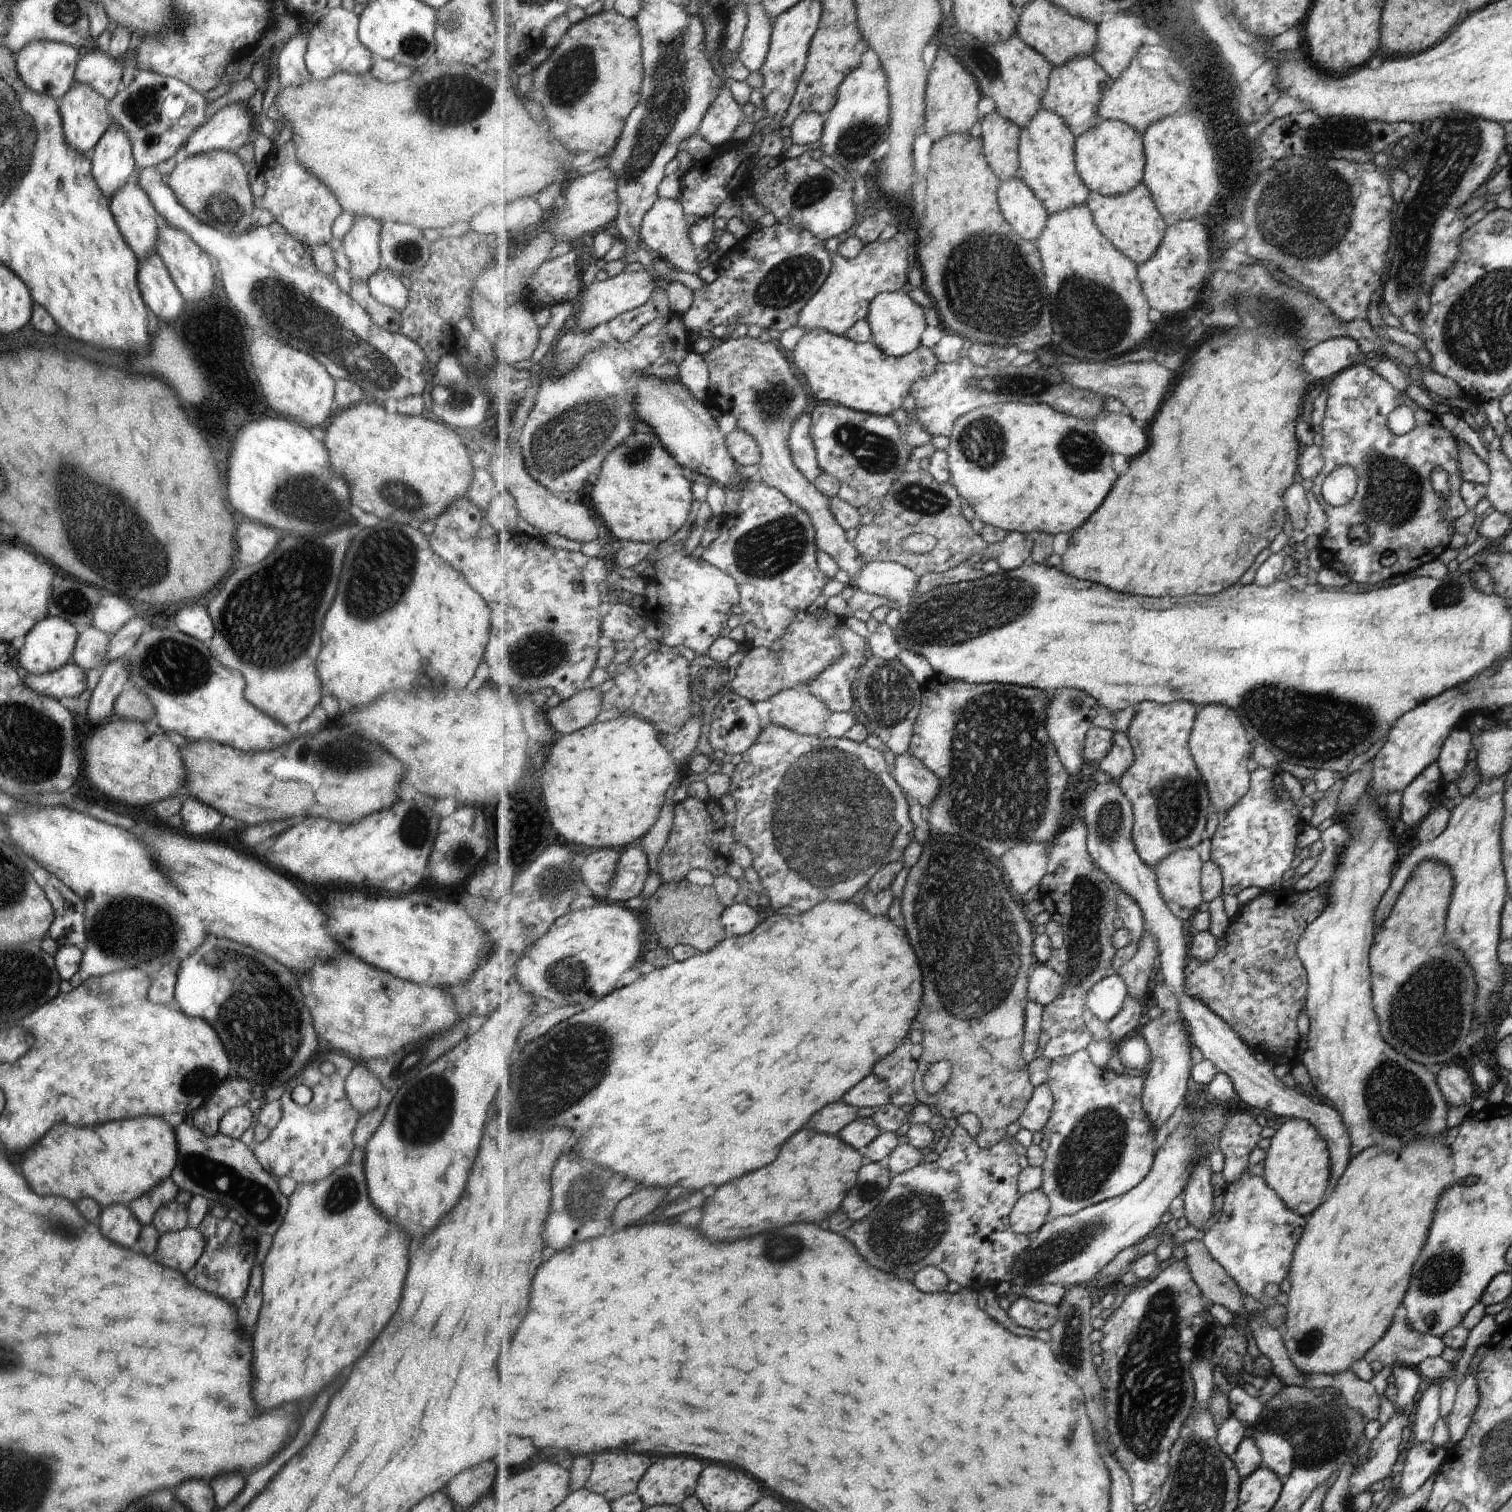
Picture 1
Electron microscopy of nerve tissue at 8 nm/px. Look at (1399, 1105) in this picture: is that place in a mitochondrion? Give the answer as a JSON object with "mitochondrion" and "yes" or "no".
{"mitochondrion":"yes"}

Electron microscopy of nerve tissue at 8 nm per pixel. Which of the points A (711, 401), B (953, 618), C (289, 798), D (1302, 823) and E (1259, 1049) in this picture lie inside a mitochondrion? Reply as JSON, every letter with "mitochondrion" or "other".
{"A":"other","B":"mitochondrion","C":"other","D":"other","E":"other"}

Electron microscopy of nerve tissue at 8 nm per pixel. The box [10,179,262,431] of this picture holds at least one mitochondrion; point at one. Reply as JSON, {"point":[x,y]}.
{"point":[220,206]}

